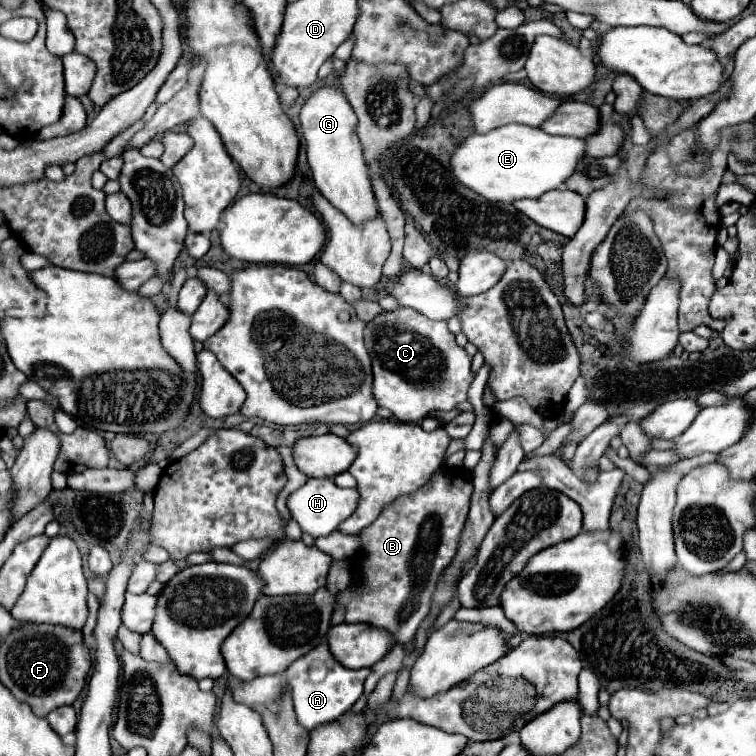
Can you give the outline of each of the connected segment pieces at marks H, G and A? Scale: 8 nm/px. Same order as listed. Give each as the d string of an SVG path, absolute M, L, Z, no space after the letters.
M307 479L307 483L287 497L287 509L291 519L295 519L303 533L317 537L329 535L341 521L345 521L357 507L359 493L355 489L343 489L333 483L333 479Z
M333 87L317 89L303 105L299 119L307 143L307 161L319 193L329 199L333 207L343 211L343 215L347 215L353 223L363 223L363 219L375 219L375 215L379 215L377 199L371 187L369 167L363 159L363 147L355 133L357 117L345 95L341 95L341 91Z
M327 643L317 645L307 655L303 655L299 661L291 663L291 667L285 671L285 679L287 679L291 693L293 693L293 705L295 705L295 715L297 715L299 725L305 727L307 731L311 731L317 725L325 725L325 723L339 719L361 697L363 681L369 673L371 673L369 669L355 669L353 671L353 669L341 667L331 657Z

